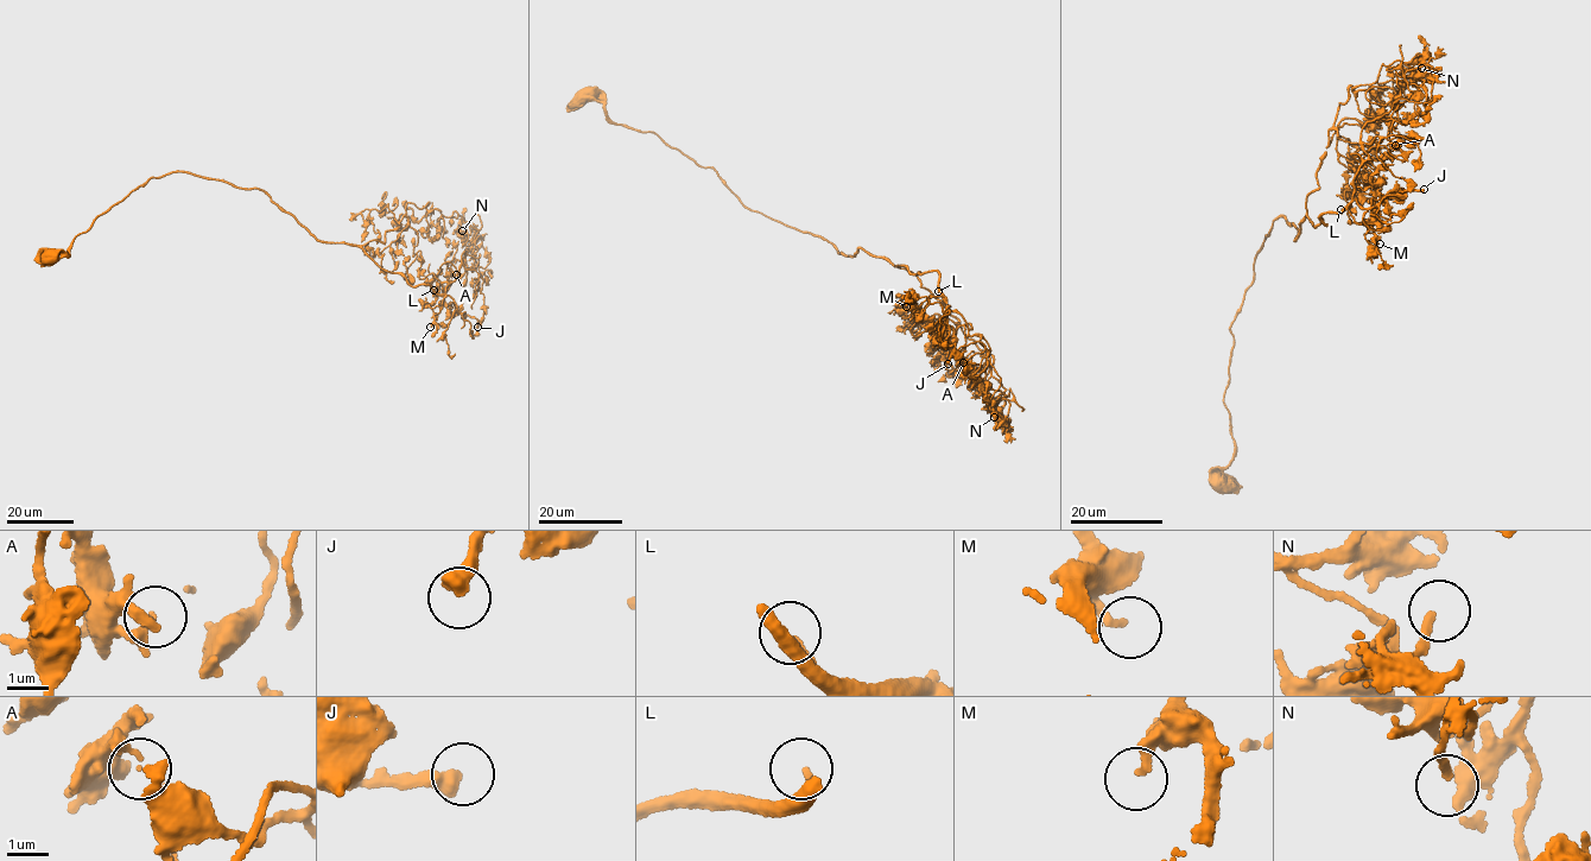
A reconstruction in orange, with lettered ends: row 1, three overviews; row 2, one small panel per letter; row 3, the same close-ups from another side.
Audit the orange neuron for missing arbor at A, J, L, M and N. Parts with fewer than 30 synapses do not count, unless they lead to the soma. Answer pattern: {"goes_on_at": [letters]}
{"goes_on_at": ["L"]}

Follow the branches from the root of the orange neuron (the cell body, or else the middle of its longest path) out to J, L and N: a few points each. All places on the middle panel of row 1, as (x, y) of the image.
J: (583, 92), (615, 124), (711, 168), (752, 210), (840, 253), (938, 272), (948, 363)
L: (583, 92), (615, 124), (711, 168), (752, 210), (845, 255), (863, 248), (912, 273), (933, 270), (938, 291)
N: (583, 92), (615, 124), (711, 168), (752, 210), (840, 253), (938, 272), (988, 344), (994, 417)

